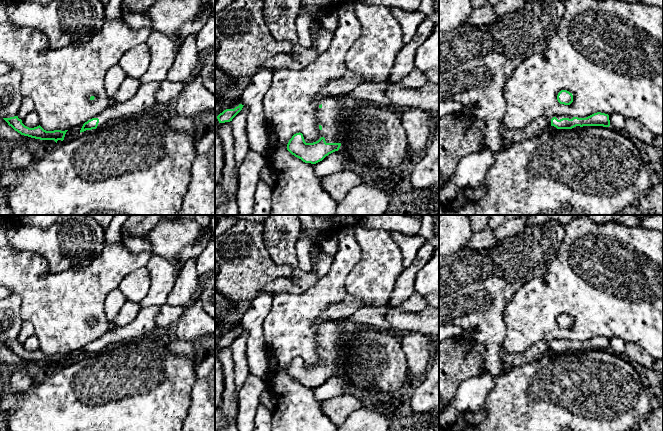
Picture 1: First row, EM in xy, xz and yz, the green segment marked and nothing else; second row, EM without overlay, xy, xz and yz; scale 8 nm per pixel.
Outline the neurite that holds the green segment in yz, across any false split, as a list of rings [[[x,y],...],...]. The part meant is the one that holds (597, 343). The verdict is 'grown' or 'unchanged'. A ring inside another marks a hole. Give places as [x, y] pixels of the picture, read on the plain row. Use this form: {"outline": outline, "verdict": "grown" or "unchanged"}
{"outline": [[[601,336],[594,337],[586,342],[556,339],[549,341],[548,345],[551,351],[556,353],[572,353],[584,350],[610,350],[609,339]]], "verdict": "grown"}

